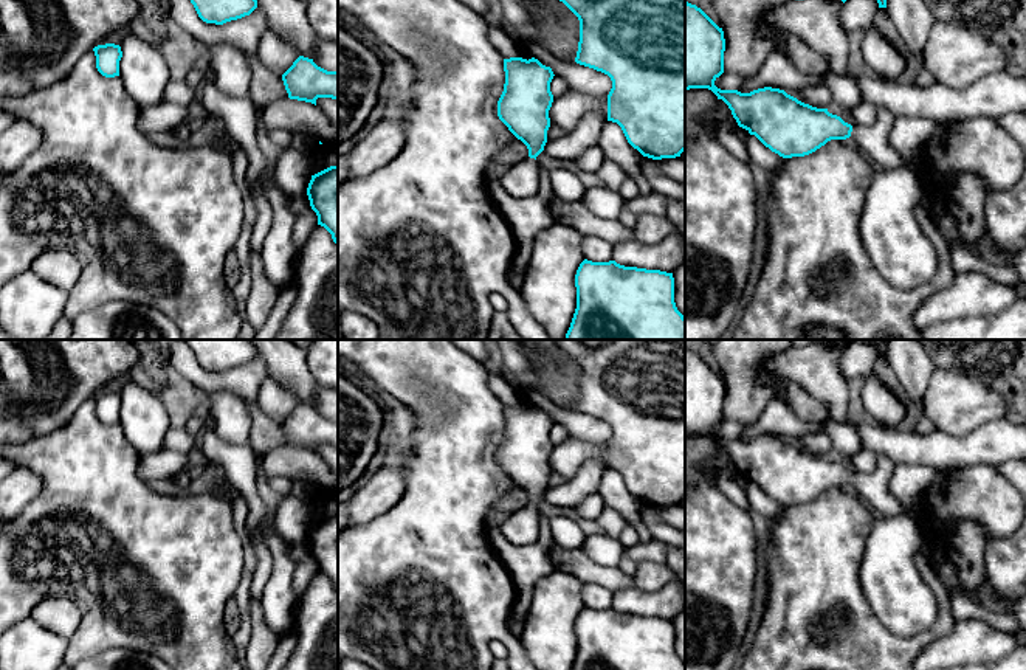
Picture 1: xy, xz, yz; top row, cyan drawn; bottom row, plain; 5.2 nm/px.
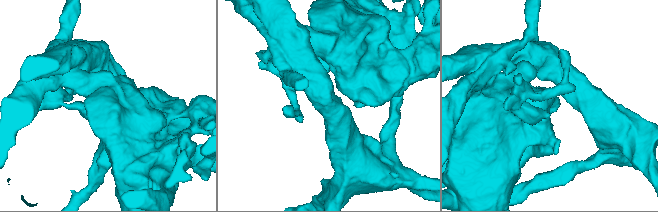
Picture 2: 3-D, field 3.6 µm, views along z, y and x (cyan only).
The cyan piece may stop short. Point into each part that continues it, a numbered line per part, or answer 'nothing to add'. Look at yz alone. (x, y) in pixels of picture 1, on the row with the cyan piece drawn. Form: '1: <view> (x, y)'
1: yz (873, 138)

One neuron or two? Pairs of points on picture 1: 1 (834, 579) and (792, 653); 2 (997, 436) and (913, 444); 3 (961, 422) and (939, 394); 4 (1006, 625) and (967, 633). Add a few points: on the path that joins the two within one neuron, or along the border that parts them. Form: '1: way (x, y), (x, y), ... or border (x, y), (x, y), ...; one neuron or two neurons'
1: way (815, 597), (815, 608), (806, 618), (798, 635); one neuron
2: way (977, 448), (933, 448); one neuron
3: way (958, 416), (946, 400); one neuron
4: border (960, 619), (981, 619), (1009, 635); two neurons

